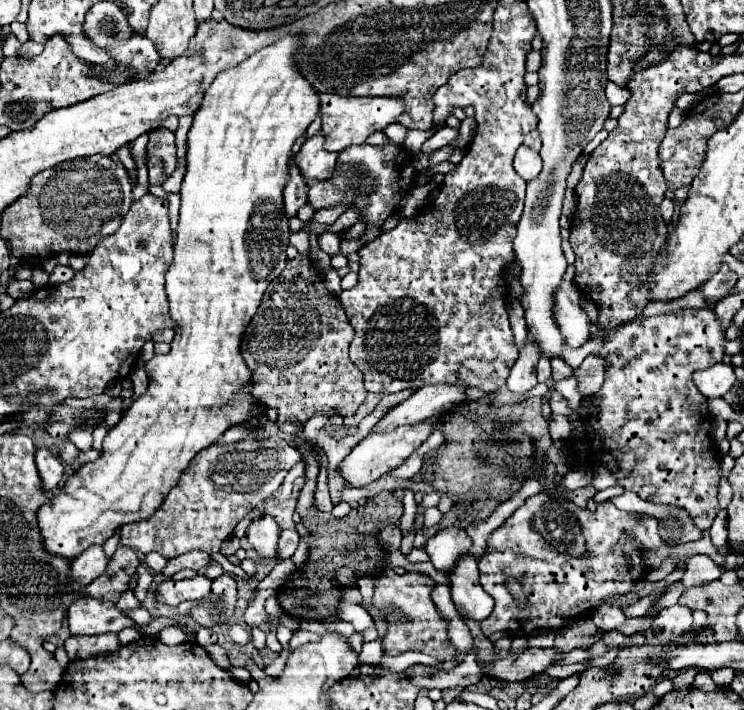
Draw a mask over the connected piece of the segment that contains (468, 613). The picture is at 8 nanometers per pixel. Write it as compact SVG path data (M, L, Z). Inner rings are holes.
M463 559L455 569L455 575L449 575L451 581L451 599L465 613L465 617L481 625L493 611L493 599L487 595L479 583L477 559Z

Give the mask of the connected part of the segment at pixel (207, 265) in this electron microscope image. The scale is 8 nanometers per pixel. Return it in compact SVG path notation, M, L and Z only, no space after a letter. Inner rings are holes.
M285 35L283 39L279 39L277 43L257 51L255 55L251 55L249 59L245 59L243 63L239 63L237 67L225 69L221 71L215 81L211 83L211 87L207 89L203 103L199 107L199 111L195 113L193 125L187 133L187 173L183 177L183 185L181 185L181 213L179 213L179 227L177 227L177 239L175 239L175 247L173 247L173 261L167 267L165 273L165 289L167 289L167 297L169 297L169 313L173 317L173 321L177 323L175 329L175 339L171 341L171 351L167 355L155 355L151 361L147 361L145 371L149 377L149 389L145 395L141 395L139 399L135 399L131 403L131 407L123 413L121 421L117 427L109 429L105 441L103 441L103 455L93 461L93 463L85 463L79 471L75 471L61 493L57 493L53 497L51 503L43 505L39 509L39 529L41 535L45 539L45 547L51 553L63 555L63 557L77 557L83 549L87 549L93 543L105 543L113 531L129 521L141 521L153 515L153 511L159 509L159 505L163 503L167 491L171 491L171 487L177 483L179 479L179 471L183 471L183 467L187 467L187 463L205 447L213 445L217 441L217 437L223 435L223 431L231 425L243 423L249 413L257 413L261 411L261 407L255 403L255 399L251 399L251 395L247 393L251 383L251 371L249 367L243 363L243 357L239 355L239 339L243 337L243 331L247 327L247 323L251 321L251 317L255 315L259 301L267 289L267 285L271 281L275 281L287 261L285 249L289 245L289 225L287 225L287 215L283 211L283 183L287 183L287 167L291 163L291 147L293 143L307 131L307 127L313 123L313 119L319 113L319 93L315 91L315 87L311 83L307 83L305 75L299 71L297 67L297 53L303 47L303 37L301 35Z

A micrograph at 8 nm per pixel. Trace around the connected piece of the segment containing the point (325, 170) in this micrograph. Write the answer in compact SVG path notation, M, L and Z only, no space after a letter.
M319 131L317 135L309 137L301 151L295 155L295 163L303 177L307 179L329 179L331 171L335 171L337 153L325 151L325 135Z

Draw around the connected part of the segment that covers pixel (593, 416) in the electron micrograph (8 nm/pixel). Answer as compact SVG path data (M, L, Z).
M687 309L657 317L637 317L629 323L609 331L609 339L599 349L605 357L605 383L601 391L583 401L577 415L585 439L591 441L591 463L607 463L623 489L635 491L641 499L675 505L689 511L695 525L705 531L711 527L713 517L719 511L717 485L719 485L719 453L709 437L711 413L707 399L691 383L695 369L705 369L723 359L725 331L711 309Z

